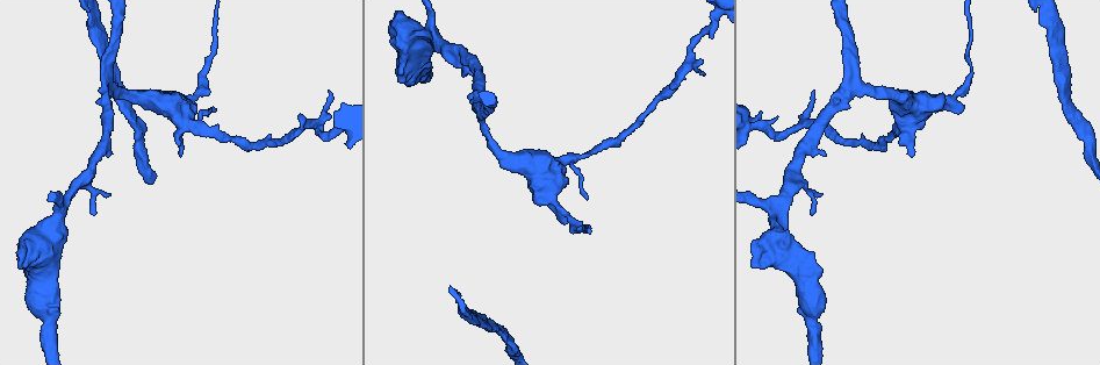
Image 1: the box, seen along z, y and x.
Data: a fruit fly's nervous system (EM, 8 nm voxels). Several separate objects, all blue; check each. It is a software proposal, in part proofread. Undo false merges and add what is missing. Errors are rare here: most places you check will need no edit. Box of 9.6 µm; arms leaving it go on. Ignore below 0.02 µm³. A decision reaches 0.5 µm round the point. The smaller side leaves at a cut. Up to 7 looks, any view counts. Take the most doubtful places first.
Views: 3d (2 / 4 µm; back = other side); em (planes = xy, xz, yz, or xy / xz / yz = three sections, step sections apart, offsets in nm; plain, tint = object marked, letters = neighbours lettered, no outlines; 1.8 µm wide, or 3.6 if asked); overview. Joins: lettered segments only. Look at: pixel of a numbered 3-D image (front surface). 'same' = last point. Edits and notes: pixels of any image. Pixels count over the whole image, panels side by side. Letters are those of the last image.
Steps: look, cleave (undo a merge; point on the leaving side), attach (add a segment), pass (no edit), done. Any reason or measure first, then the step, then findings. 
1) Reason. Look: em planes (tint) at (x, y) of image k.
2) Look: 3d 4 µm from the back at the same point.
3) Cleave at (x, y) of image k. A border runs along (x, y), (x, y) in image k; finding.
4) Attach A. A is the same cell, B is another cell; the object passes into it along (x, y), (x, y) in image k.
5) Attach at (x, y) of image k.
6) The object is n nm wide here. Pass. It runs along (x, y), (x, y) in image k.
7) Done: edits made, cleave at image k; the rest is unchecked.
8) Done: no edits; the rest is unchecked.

Arms run side by side. Look: em planes (letters) at (105, 104) of image 1.

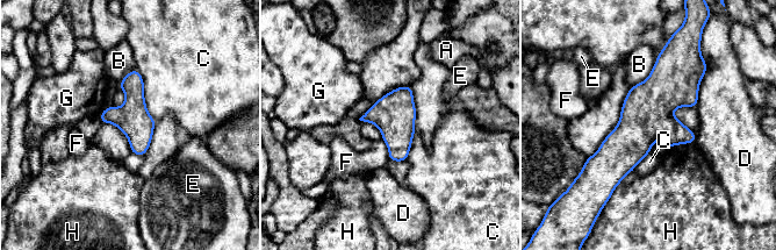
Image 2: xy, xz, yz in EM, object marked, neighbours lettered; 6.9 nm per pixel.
Pass. A, B, C, D, E, F, G and H are other cells; it runs along (663, 57), (613, 184) in image 2; all the same neuron.

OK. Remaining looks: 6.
Look: em 3.6 µm yz step 16 (tint) at (907, 127) of image 1.

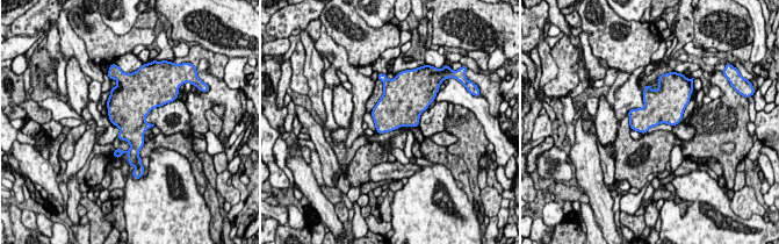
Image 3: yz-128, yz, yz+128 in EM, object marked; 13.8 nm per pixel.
Cut it another way. Look: em 3.6 µm planes (letters) at the same point.

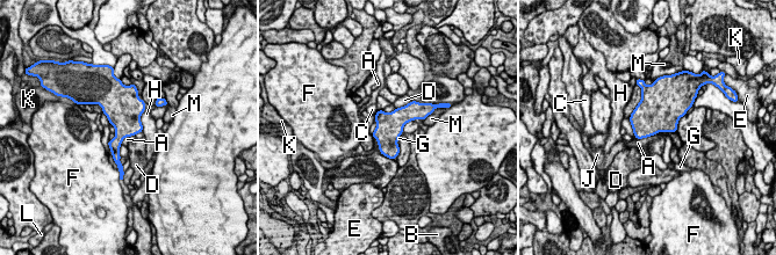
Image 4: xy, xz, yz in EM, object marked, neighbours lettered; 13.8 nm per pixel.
The longest contact is with H, 320 nm. Pass. A, B, C, D, E, F, G, H, J, K, L and M are other cells; a border runs along (655, 133), (636, 139) in image 4; continuous, no second neuron.

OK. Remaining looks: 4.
Thin end. Look: em planes (letters) at (813, 90) of image 1.

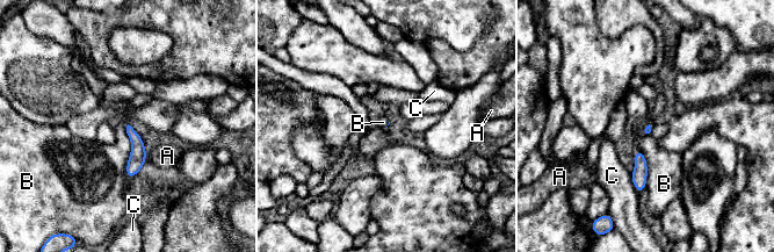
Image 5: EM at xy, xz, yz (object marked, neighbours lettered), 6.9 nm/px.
Pass. A, B and C are other cells; it runs along (129, 129), (136, 139), (130, 174) in image 5; no lettered segment goes on from it.

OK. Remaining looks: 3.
Done: no edits; the rest is unchecked.

